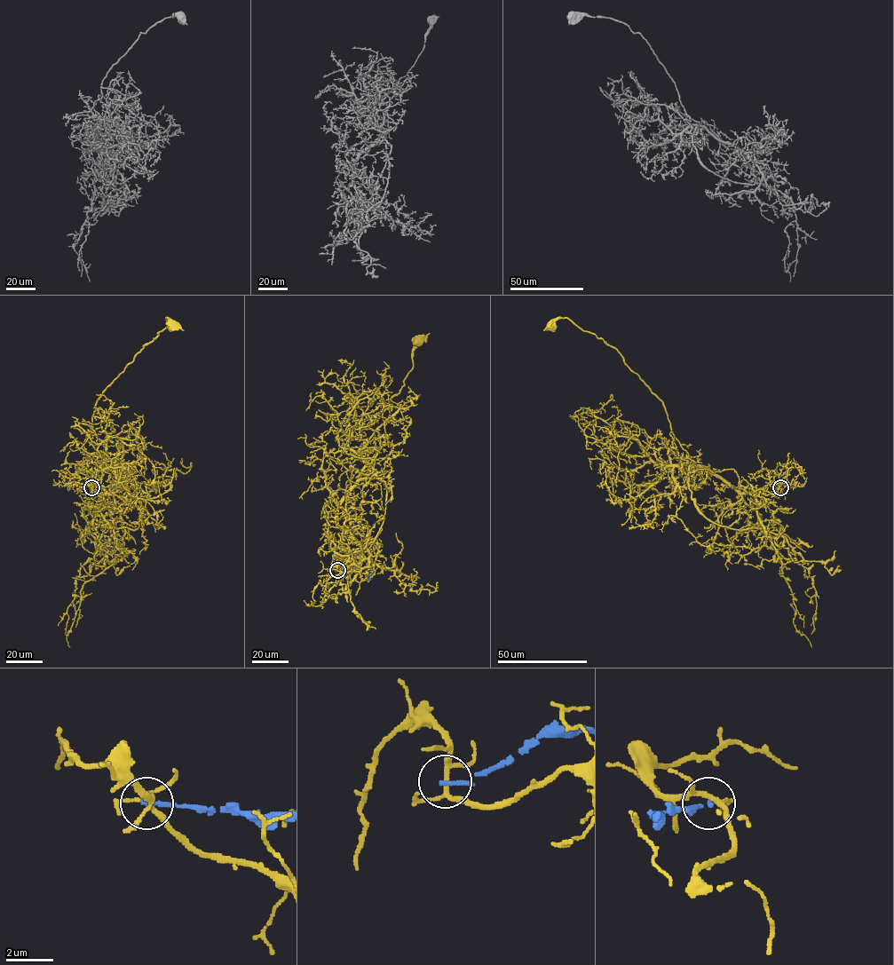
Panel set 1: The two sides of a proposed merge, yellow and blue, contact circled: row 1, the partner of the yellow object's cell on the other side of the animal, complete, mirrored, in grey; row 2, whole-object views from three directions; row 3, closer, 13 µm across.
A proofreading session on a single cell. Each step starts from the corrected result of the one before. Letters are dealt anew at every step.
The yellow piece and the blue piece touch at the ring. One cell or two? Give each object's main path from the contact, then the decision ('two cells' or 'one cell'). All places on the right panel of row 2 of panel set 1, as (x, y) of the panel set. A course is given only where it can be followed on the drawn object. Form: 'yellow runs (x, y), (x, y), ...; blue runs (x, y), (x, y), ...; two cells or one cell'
yellow runs (780, 487), (779, 494), (740, 493), (698, 465), (676, 438), (664, 404), (617, 351), (567, 318), (549, 326); blue runs (779, 487), (776, 488), (780, 483), (790, 488); two cells

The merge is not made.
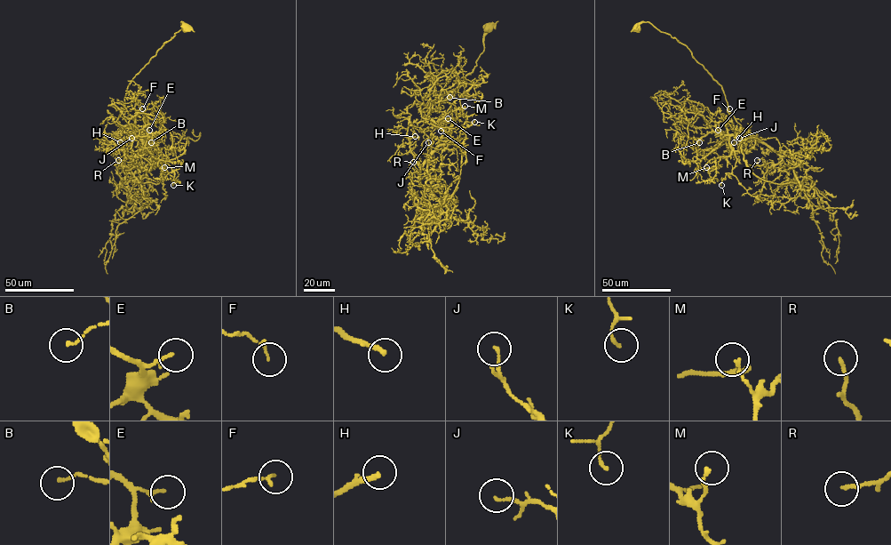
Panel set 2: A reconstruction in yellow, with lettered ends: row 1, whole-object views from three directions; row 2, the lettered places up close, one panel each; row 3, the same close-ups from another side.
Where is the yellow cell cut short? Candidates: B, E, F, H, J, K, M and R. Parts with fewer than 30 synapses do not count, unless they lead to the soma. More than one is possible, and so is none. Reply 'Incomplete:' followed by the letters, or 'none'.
Incomplete: H, R

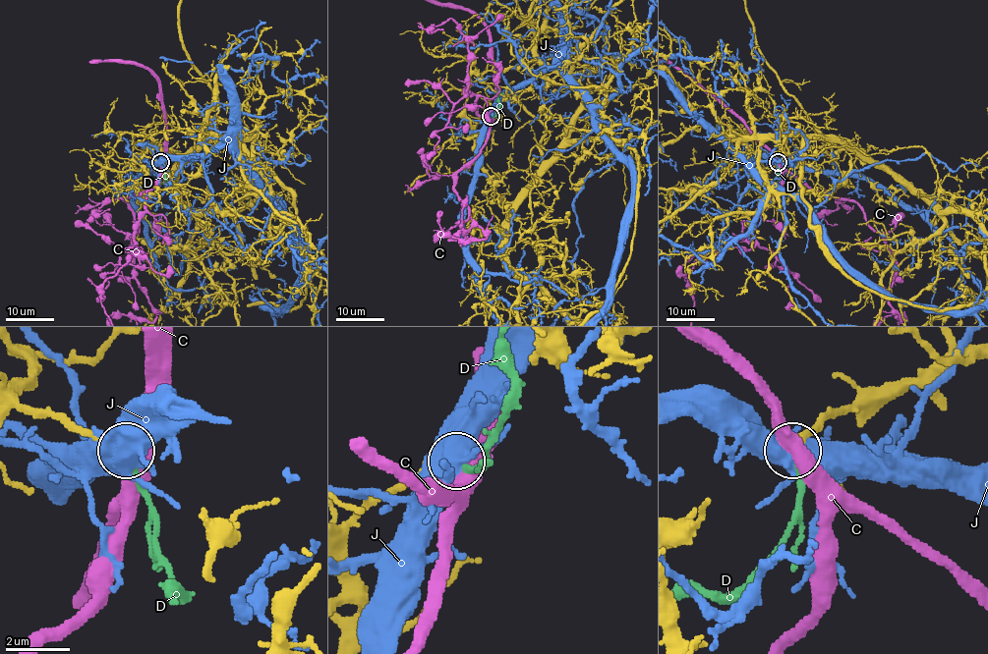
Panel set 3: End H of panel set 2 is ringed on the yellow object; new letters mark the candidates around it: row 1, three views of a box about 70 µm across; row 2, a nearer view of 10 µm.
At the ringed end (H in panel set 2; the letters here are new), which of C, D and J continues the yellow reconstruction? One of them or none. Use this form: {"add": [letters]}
{"add": []}

